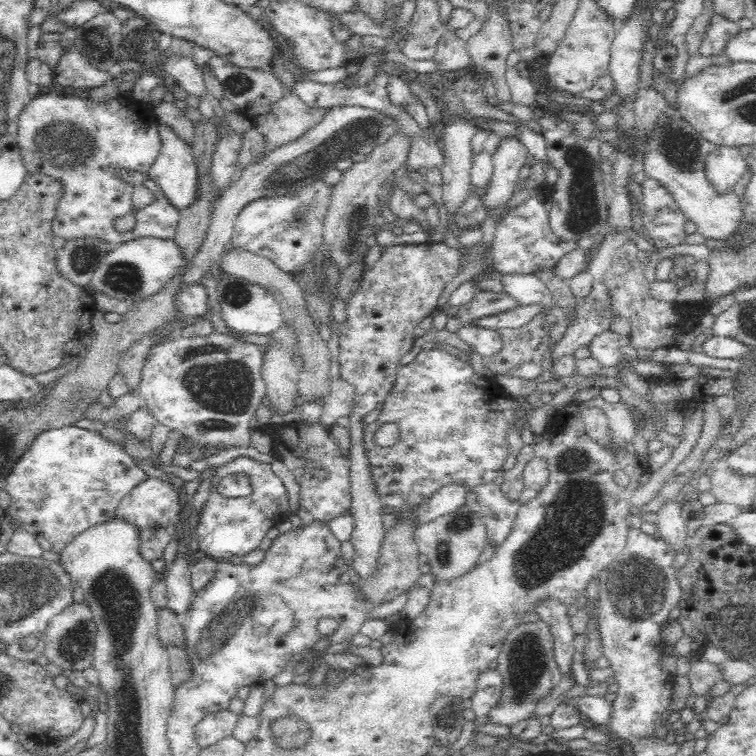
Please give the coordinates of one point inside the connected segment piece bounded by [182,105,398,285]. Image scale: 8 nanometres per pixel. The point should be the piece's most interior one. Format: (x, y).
(346, 130)

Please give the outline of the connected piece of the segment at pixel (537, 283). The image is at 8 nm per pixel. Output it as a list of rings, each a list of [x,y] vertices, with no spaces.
[[[503,274],[500,276],[503,291],[510,295],[519,306],[544,305],[554,308],[554,295],[549,288],[532,274]]]

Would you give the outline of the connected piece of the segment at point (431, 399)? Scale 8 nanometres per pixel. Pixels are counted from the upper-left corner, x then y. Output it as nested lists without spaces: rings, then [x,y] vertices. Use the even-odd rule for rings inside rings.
[[[422,350],[413,362],[401,366],[391,392],[383,401],[379,417],[367,424],[366,451],[368,461],[372,462],[372,476],[381,494],[381,502],[386,510],[396,515],[412,504],[427,501],[438,488],[466,480],[467,486],[492,482],[504,474],[503,465],[510,451],[506,440],[506,428],[515,422],[515,411],[521,408],[520,399],[509,396],[494,378],[478,376],[471,363],[467,363],[446,351]],[[394,422],[400,430],[399,441],[394,446],[379,448],[374,445],[372,436],[382,424]],[[399,464],[401,469],[392,468]]]

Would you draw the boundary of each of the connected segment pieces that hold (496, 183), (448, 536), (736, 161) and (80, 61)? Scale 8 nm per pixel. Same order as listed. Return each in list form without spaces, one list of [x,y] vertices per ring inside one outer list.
[[[517,137],[501,139],[500,146],[493,152],[493,175],[483,195],[487,210],[505,206],[513,196],[526,162],[525,145]]]
[[[464,504],[418,526],[415,541],[421,554],[427,556],[434,582],[450,582],[477,565],[487,541],[487,528],[480,515]]]
[[[716,146],[706,157],[705,173],[720,194],[730,192],[746,172],[747,162],[733,146]]]
[[[74,44],[64,49],[64,56],[53,68],[55,83],[70,88],[87,89],[112,84],[114,78],[109,70],[96,68],[92,61],[74,48]]]

